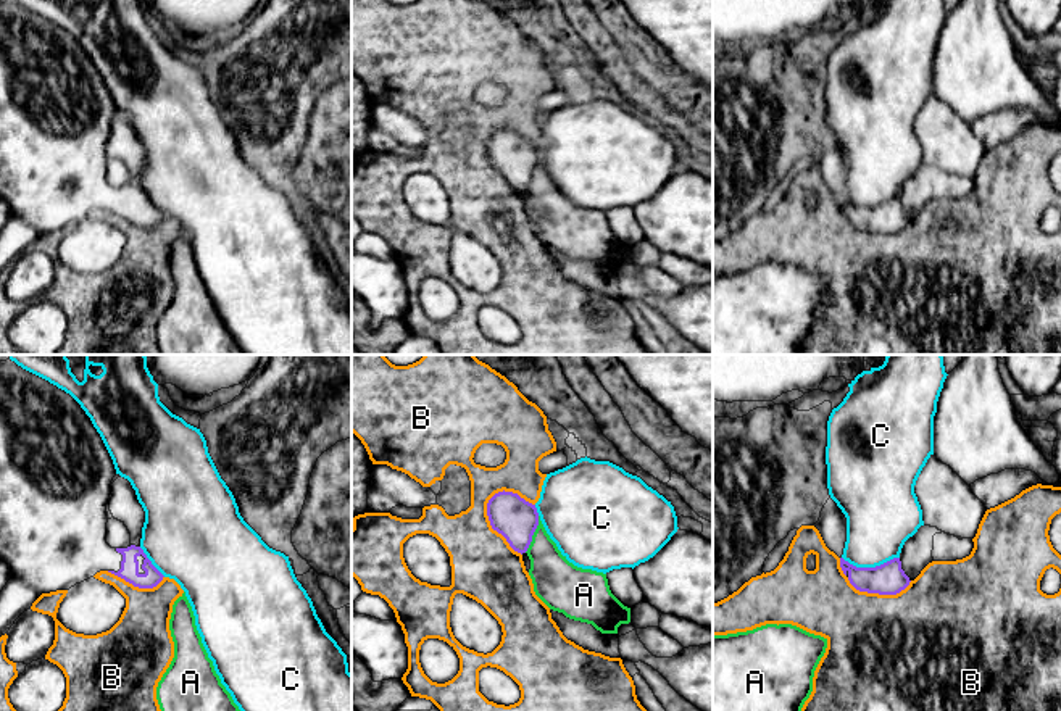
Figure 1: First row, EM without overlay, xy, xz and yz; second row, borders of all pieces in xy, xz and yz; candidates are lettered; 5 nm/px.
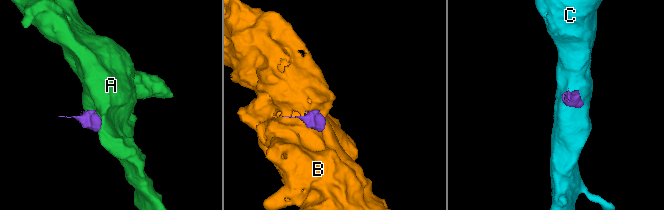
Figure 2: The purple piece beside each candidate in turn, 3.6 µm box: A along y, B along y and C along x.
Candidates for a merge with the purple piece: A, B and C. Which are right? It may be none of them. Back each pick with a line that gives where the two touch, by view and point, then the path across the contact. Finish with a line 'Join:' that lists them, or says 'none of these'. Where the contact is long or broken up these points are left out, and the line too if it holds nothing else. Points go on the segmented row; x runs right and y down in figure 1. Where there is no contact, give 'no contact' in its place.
Join: none of these

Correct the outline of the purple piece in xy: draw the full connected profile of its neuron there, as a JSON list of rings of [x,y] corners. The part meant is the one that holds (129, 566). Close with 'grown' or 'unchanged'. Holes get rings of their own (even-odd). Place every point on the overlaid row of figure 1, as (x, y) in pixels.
[[[0,361],[0,559],[13,576],[0,592],[0,637],[42,595],[69,590],[108,571],[139,588],[153,588],[163,574],[140,547],[111,548],[106,543],[106,503],[116,476],[113,459],[81,405],[64,390],[23,369]]]; grown

